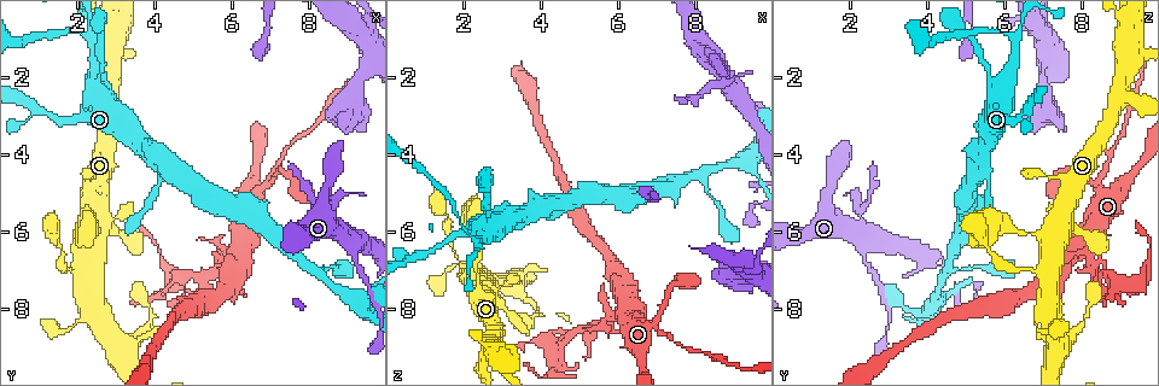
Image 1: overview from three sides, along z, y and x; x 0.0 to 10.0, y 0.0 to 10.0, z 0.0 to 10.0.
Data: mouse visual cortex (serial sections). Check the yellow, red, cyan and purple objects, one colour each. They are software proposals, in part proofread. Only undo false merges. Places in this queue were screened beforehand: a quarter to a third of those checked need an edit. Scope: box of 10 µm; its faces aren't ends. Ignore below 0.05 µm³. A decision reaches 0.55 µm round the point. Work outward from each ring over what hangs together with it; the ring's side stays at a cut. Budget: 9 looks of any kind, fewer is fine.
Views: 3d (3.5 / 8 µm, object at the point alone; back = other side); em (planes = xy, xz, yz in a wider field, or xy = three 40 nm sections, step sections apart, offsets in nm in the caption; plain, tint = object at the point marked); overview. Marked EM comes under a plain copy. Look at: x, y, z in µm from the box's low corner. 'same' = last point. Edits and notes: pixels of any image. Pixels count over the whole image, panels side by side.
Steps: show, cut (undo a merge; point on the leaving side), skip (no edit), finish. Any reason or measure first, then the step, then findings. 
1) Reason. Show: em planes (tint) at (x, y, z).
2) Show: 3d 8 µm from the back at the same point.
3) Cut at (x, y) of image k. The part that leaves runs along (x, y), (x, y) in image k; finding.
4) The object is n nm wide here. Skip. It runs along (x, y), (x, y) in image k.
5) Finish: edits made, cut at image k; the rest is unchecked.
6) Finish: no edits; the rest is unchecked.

Two arms in line, one across. Show: 3d 8 µm at (2.40, 1.15, 6.35).

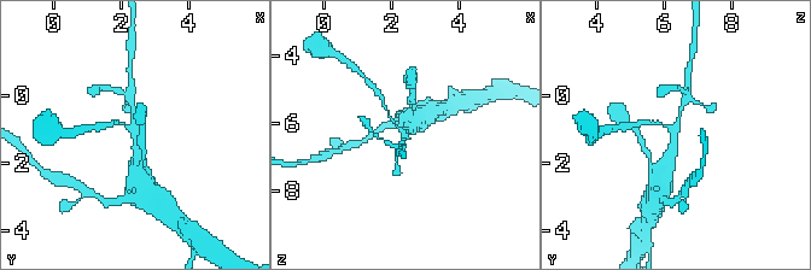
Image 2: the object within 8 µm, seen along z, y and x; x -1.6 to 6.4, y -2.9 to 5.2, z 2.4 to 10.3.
Show: 3d 3.5 µm at the same point.

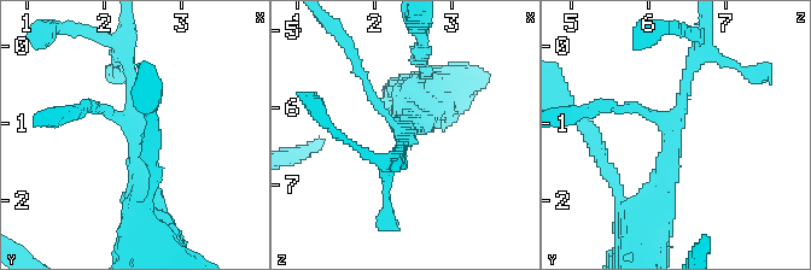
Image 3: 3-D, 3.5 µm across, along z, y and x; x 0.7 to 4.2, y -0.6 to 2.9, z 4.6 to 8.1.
3 arms meet here; the arms are 100, 150, 400 nm wide; need the tissue. Show: em xy step 1 (tint) at (2.35, 1.10, 6.30).

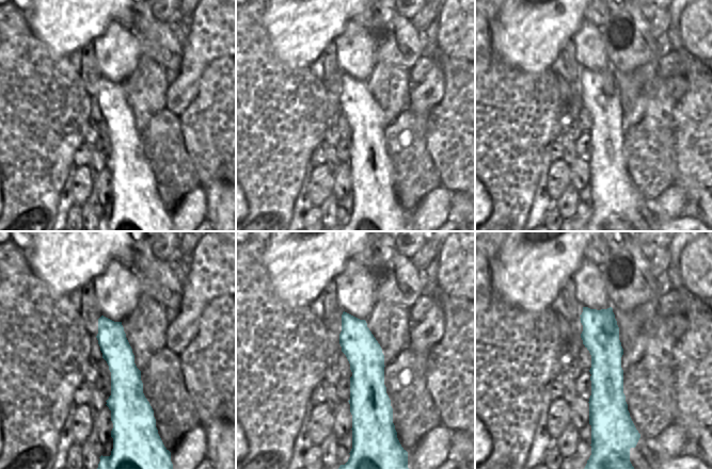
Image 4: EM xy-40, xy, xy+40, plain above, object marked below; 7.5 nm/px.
Skip. It runs along (140, 211), (136, 136), (88, 107) in image 3; one cell here.

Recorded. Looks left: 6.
Narrows sharply. Show: 3d 3.5 µm at (7.60, 3.80, 8.85).

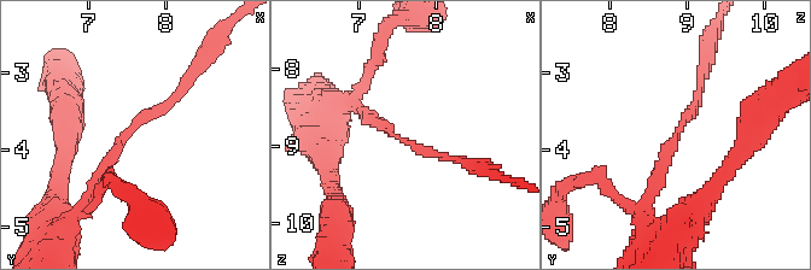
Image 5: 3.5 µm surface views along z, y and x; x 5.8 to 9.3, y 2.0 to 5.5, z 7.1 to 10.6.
The arms are 100, 150 nm wide. Show: em xy step 2 (tint) at (7.55, 3.70, 8.90).

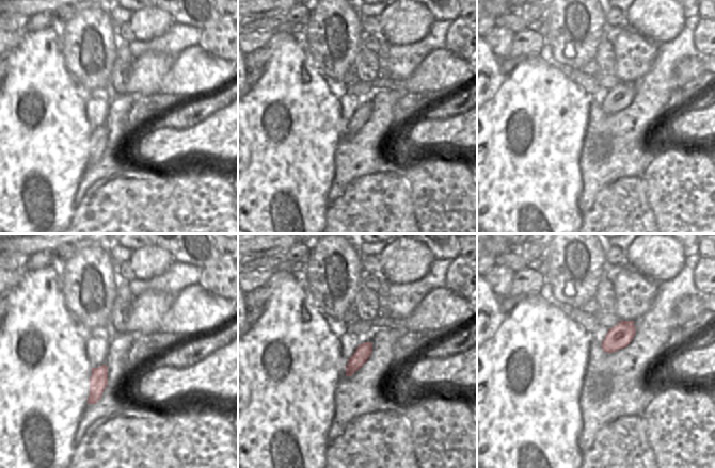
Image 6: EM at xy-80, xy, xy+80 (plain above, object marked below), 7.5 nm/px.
Skip. It runs along (91, 192), (117, 144), (187, 80) in image 5; one cell here.

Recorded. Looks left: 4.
Three arms meet. Show: 3d 3.5 µm at (8.05, 7.00, 4.55).

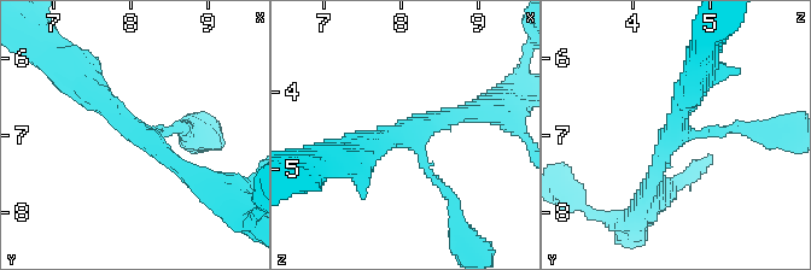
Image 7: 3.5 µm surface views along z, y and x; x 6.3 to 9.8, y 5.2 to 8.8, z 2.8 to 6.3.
Shape alone is not enough. Show: em xy step 1 (tint) at (8.05, 6.95, 4.50).

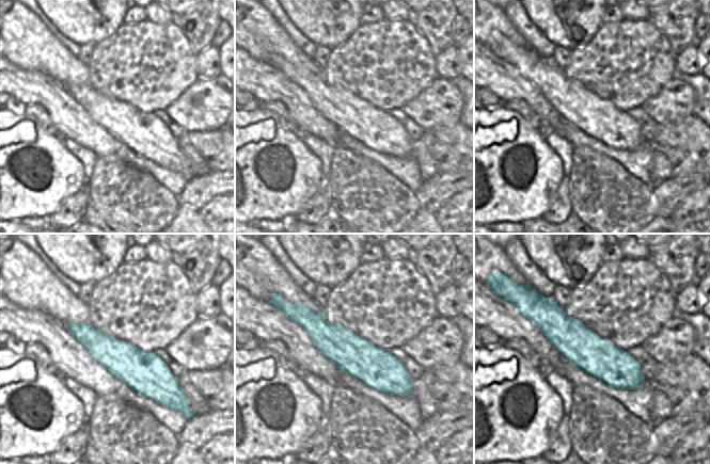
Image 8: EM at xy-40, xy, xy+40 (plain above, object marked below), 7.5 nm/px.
Skip. It runs along (79, 77), (93, 97), (197, 181) in image 7; continuous, no second cell.

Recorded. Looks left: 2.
Two arms at a narrow angle. Show: 3d 3.5 µm at (8.65, 5.80, 2.40).

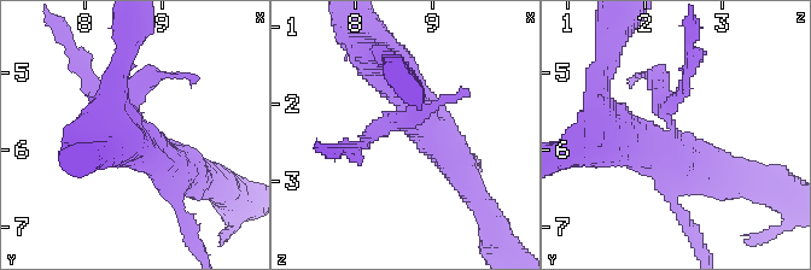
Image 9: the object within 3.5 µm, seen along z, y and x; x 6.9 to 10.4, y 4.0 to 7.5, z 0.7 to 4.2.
4 arms meet here; the arms are 150, 150, 350, 450 nm wide. Show: em xy step 5 (tint) at (8.70, 5.80, 2.35).

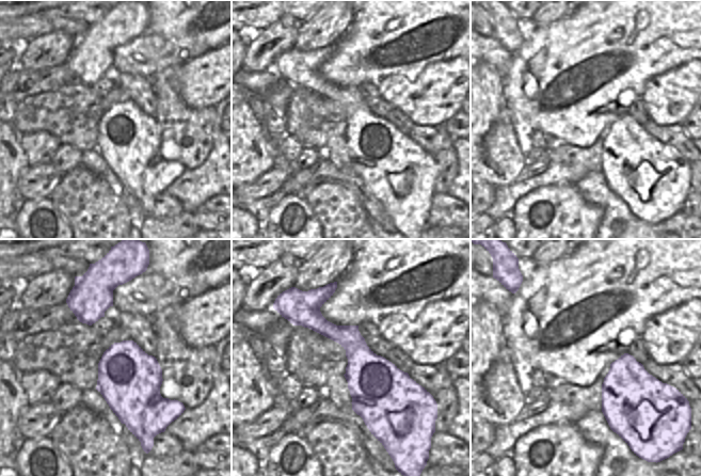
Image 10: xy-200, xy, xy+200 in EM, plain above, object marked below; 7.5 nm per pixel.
Skip. It runs along (402, 83), (480, 204) in image 9; one cell here.

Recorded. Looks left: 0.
Finish: no edits; the rest is unchecked.

